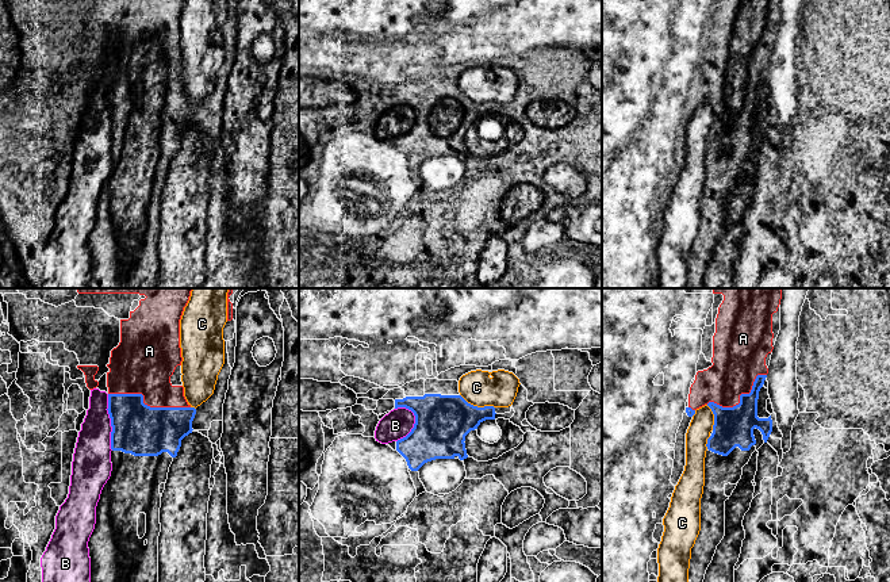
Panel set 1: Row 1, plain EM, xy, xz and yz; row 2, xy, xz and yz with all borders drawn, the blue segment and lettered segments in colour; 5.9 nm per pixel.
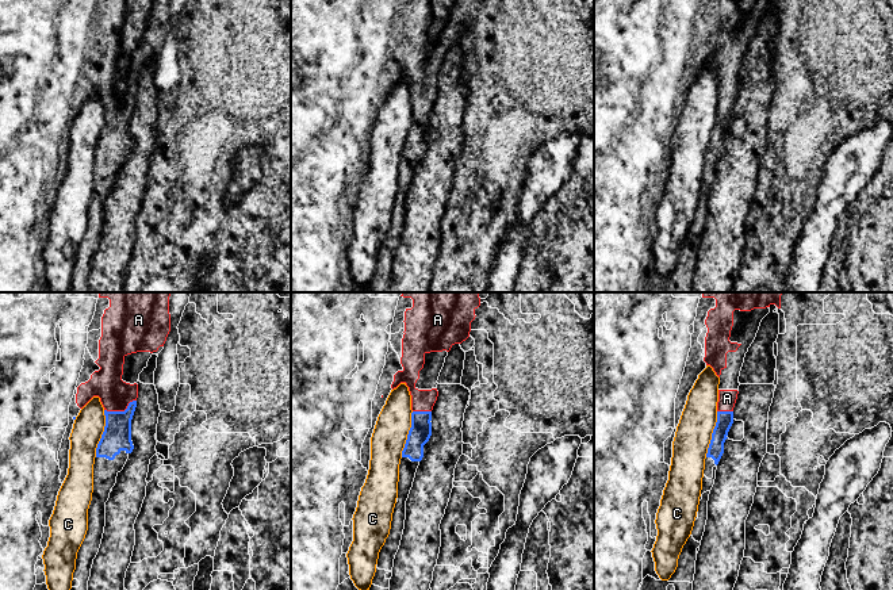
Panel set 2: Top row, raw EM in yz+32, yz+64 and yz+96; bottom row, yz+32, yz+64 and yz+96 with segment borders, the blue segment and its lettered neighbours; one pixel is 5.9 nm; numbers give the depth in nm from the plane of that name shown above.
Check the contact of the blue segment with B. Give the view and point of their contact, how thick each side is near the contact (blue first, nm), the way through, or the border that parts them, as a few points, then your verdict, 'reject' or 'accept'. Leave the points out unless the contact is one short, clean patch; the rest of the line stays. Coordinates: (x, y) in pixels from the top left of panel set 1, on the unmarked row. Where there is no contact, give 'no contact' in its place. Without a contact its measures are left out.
meets blue in xy at (111, 119); 300 nm thick on the blue side, 220 nm on the other; border along xy (107, 91), (112, 146); reject

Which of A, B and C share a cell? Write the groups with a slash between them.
A B / C

